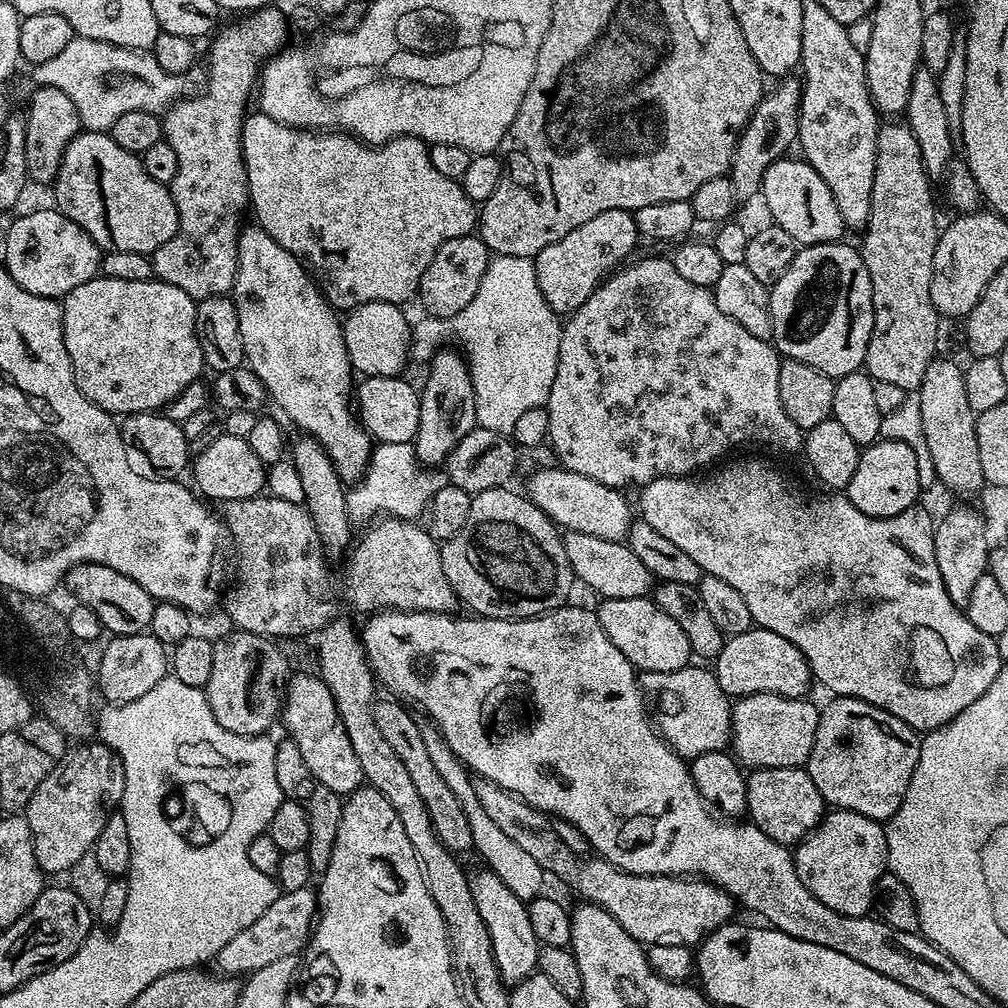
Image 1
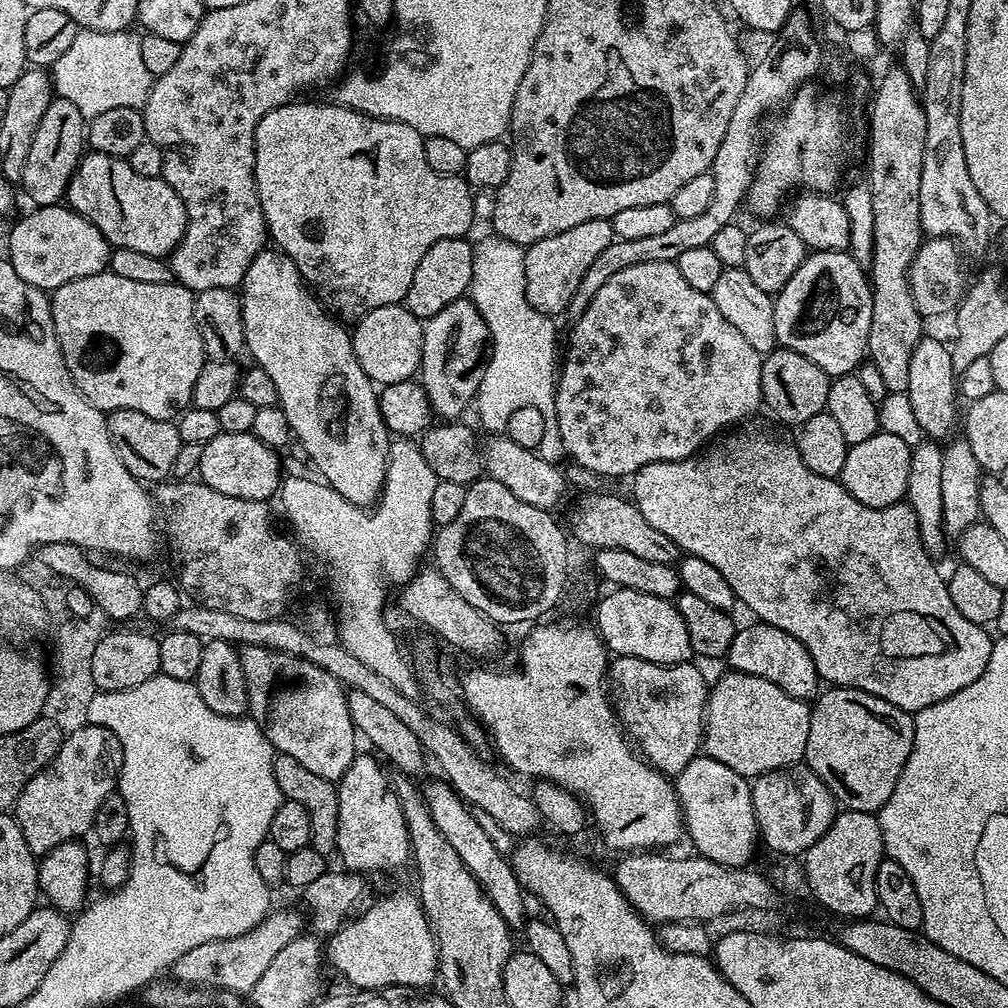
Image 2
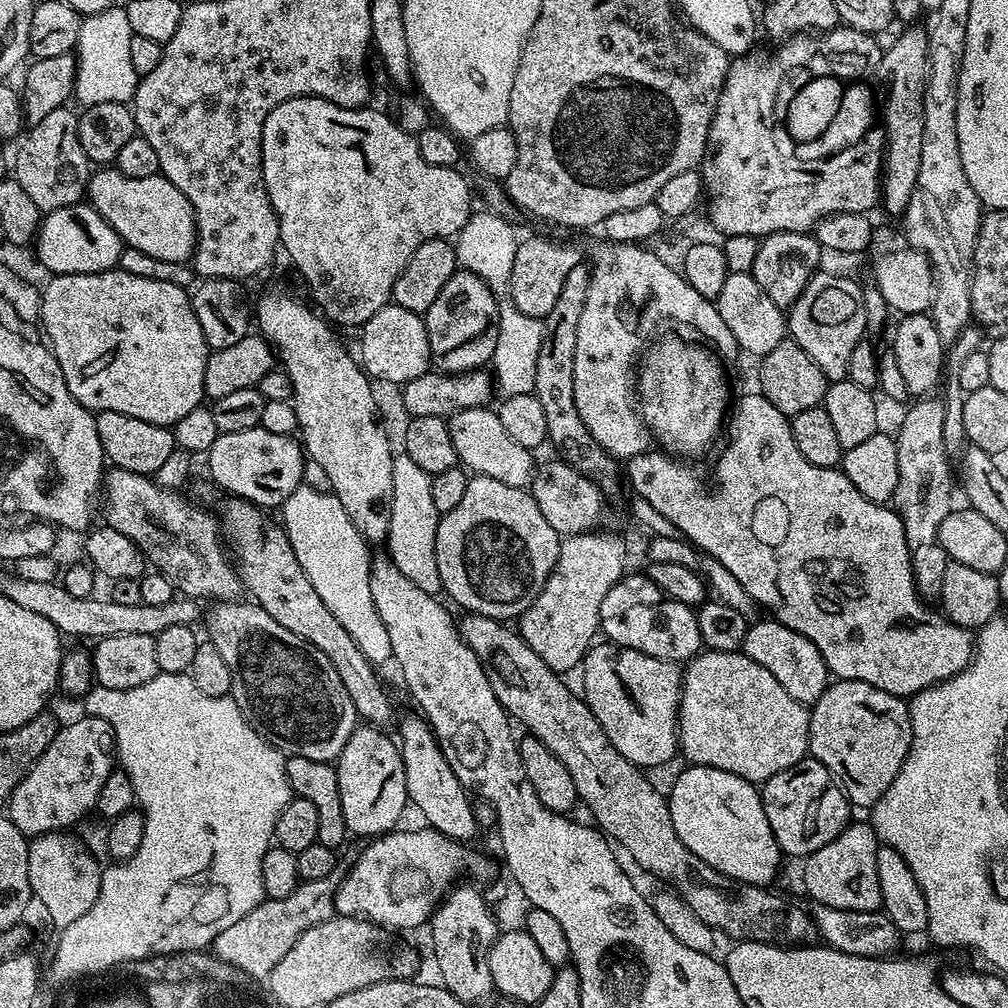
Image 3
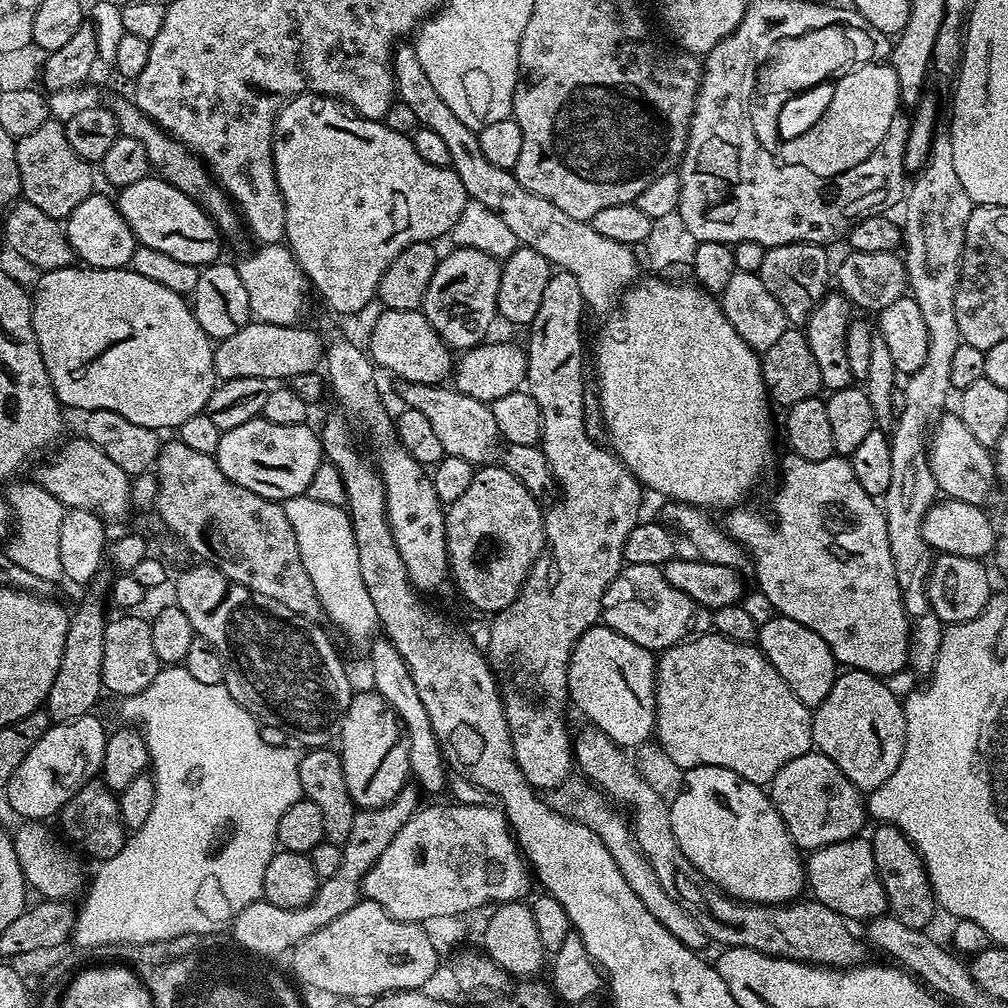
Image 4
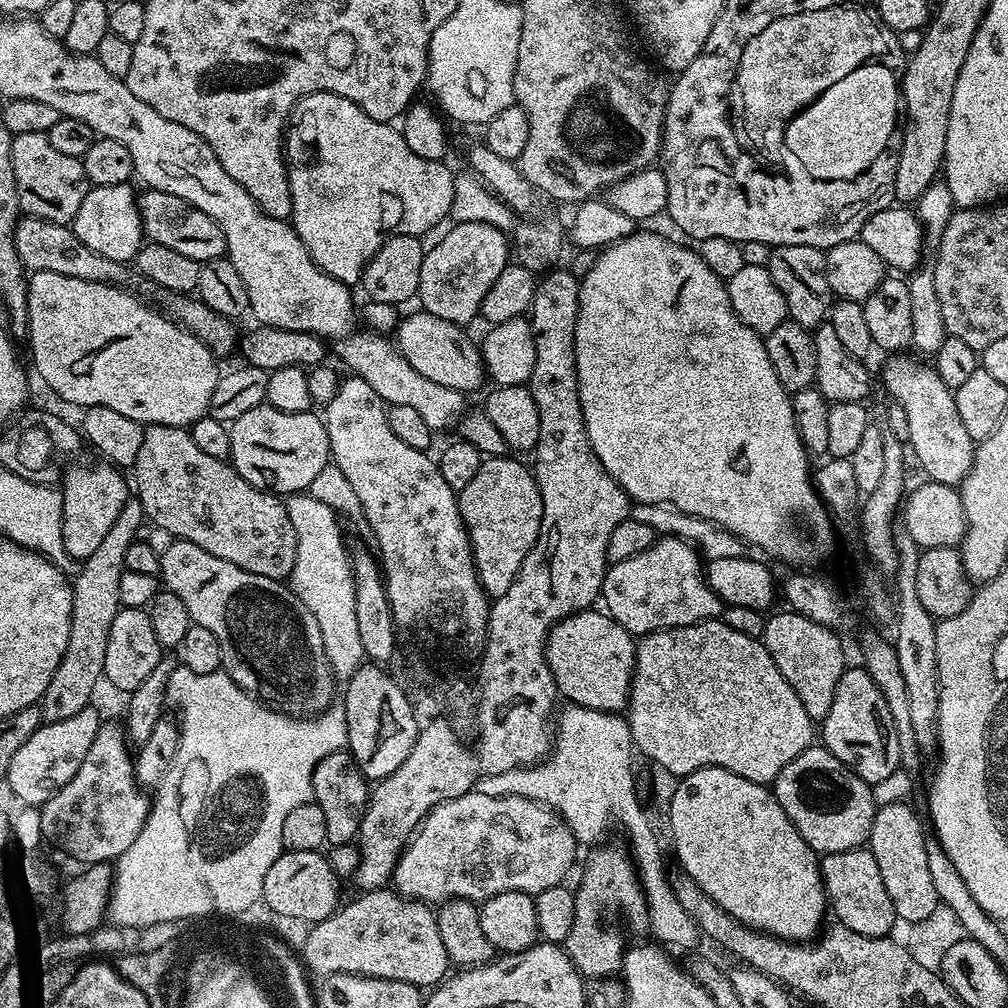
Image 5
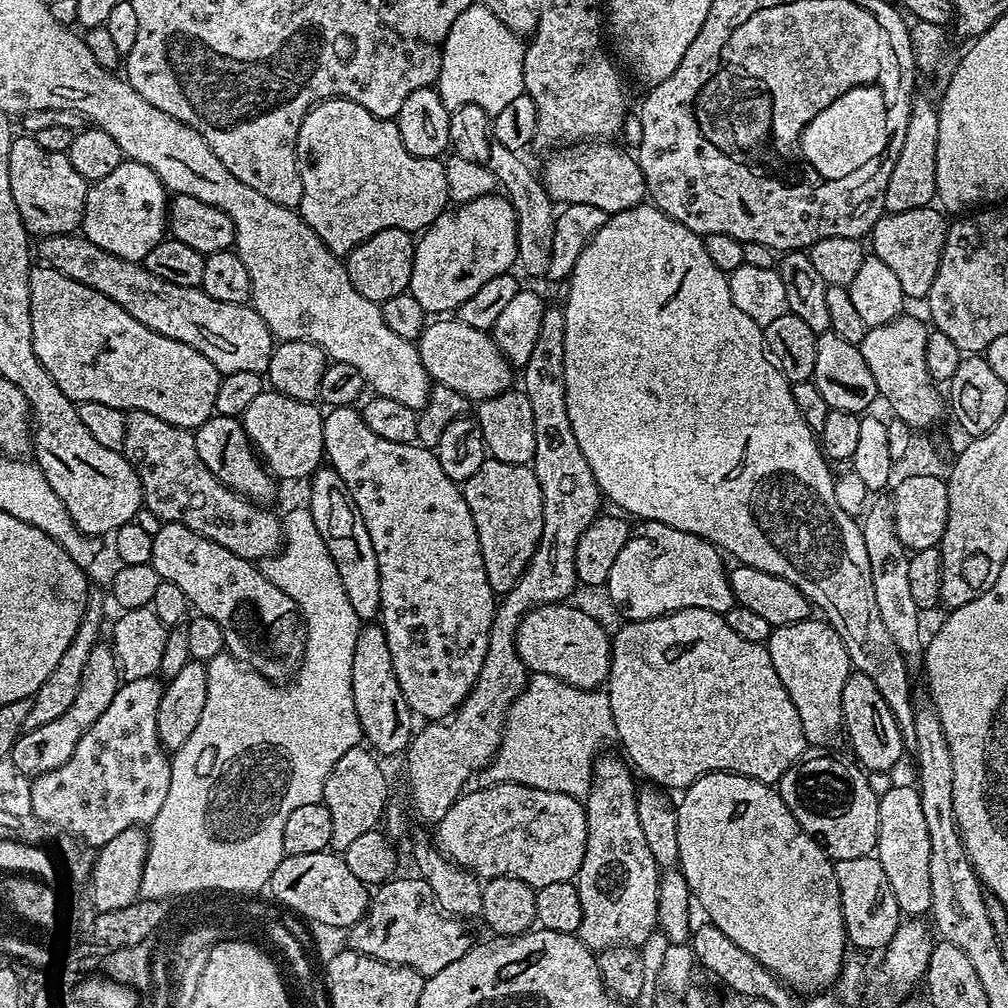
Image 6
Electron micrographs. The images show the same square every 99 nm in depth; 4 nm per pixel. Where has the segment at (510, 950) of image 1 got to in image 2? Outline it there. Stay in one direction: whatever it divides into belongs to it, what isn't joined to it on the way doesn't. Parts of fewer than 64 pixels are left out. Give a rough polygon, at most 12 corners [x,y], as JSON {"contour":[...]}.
{"contour":[[451,784],[423,785],[424,802],[466,870],[509,926],[526,892],[492,832]]}

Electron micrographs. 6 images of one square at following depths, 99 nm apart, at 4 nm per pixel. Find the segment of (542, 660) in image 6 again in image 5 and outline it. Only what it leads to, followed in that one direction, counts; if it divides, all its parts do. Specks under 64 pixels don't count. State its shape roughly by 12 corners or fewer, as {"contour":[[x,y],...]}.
{"contour":[[611,616],[558,621],[544,653],[567,703],[628,703],[633,637]]}

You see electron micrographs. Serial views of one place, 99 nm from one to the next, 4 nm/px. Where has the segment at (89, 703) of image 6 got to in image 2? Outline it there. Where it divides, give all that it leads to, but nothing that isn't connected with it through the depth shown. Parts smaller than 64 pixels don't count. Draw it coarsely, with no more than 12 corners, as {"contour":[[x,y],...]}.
{"contour":[[87,722],[14,809],[38,858],[93,831],[118,788],[116,735]]}

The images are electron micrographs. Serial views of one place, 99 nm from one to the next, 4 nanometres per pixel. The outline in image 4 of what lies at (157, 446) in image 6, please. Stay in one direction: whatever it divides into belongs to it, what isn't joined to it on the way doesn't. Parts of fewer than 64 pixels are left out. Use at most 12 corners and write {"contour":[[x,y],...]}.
{"contour":[[161,443],[154,512],[196,558],[308,622],[281,501]]}

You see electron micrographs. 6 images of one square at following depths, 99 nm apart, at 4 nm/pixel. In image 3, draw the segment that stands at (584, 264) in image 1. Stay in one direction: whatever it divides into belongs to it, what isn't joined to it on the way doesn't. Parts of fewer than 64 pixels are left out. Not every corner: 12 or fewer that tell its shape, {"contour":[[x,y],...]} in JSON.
{"contour":[[520,240],[511,304],[530,318],[550,314],[570,270],[572,244]]}

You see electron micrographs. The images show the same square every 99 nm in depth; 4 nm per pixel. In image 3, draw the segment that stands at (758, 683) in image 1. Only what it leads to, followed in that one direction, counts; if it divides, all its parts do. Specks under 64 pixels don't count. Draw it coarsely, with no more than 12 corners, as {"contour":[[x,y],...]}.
{"contour":[[777,620],[749,623],[742,649],[811,706],[830,673],[818,646]]}

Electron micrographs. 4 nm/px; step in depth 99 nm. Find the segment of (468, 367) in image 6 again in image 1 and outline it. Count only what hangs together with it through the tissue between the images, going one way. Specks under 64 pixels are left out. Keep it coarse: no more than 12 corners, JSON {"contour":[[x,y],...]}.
{"contour":[[366,302],[343,317],[361,377],[398,376],[410,360],[405,309]]}

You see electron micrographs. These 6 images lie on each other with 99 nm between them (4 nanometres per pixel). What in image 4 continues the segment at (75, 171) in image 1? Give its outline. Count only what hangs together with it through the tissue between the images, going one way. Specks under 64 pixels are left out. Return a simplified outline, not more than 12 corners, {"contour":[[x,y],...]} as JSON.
{"contour":[[156,174],[119,189],[143,247],[197,266],[222,232],[197,200]]}

